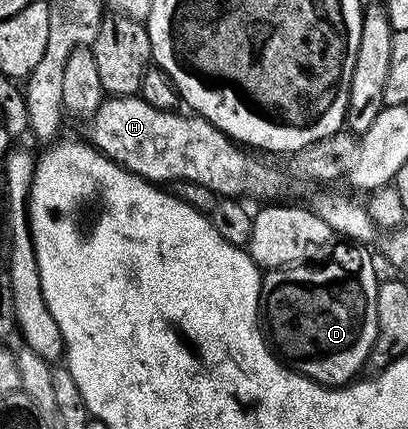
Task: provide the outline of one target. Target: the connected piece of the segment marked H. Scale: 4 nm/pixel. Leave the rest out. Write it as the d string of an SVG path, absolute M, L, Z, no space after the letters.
M137 96L134 98L113 98L109 97L100 107L98 112L90 119L90 126L92 126L92 138L90 138L91 145L95 146L105 158L116 162L119 166L128 170L132 174L144 179L146 182L153 184L168 184L164 182L193 182L196 186L205 186L208 190L213 190L214 193L220 194L221 199L224 200L249 200L248 198L268 198L264 200L272 200L276 194L276 190L280 190L284 186L285 179L282 177L281 171L271 170L268 166L263 166L256 157L242 149L237 143L233 142L231 138L225 136L221 130L216 126L212 126L204 118L199 116L189 116L184 112L162 112L158 108L150 108L150 104L146 104L143 98Z

